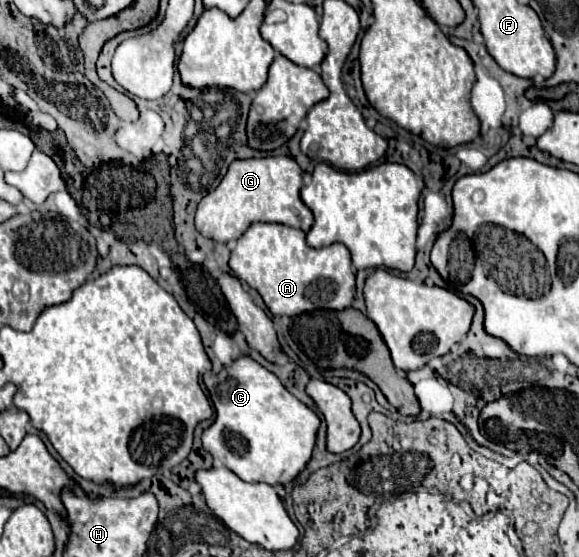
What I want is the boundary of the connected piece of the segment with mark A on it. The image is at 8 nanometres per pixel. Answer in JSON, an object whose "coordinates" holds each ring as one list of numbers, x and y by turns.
{"coordinates":[[255,222,237,240,235,250,229,258,229,268,233,274,255,288,273,316,297,316,307,310,343,310,349,308,355,296,355,272,351,264,349,250,343,244,331,244,325,248,311,248,305,242,305,232,285,226,285,224,263,224]]}

